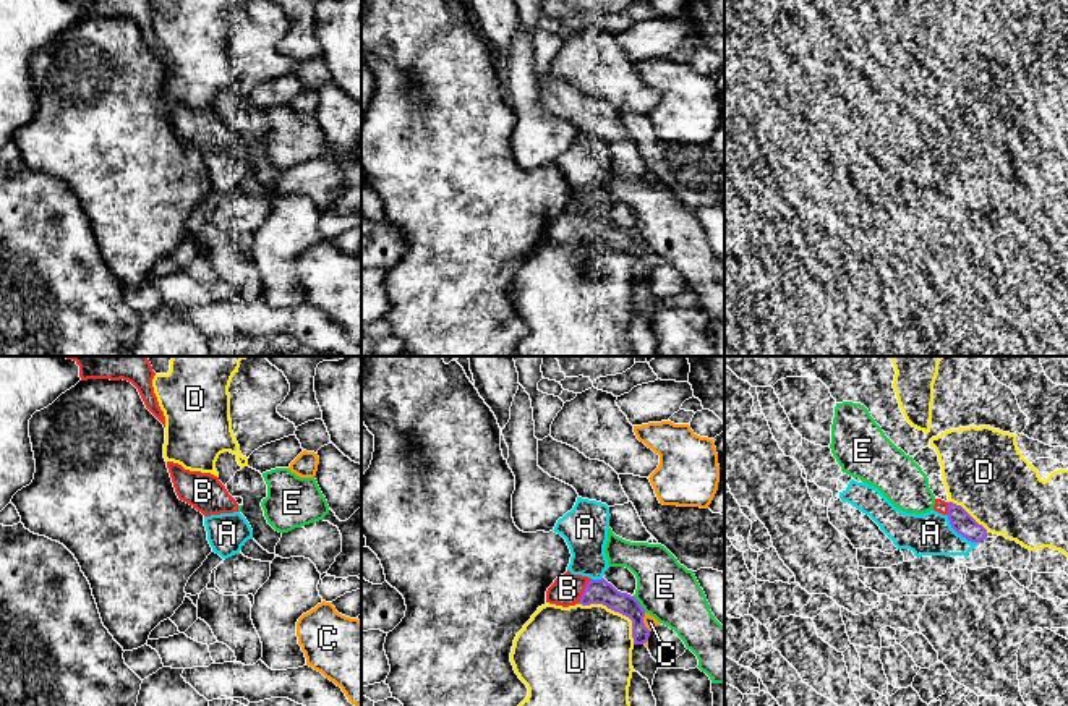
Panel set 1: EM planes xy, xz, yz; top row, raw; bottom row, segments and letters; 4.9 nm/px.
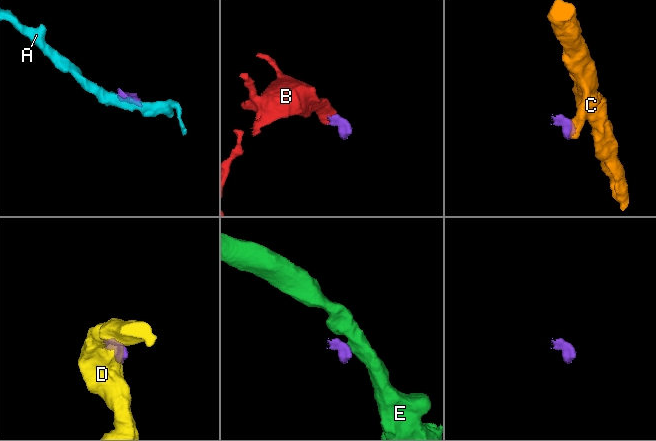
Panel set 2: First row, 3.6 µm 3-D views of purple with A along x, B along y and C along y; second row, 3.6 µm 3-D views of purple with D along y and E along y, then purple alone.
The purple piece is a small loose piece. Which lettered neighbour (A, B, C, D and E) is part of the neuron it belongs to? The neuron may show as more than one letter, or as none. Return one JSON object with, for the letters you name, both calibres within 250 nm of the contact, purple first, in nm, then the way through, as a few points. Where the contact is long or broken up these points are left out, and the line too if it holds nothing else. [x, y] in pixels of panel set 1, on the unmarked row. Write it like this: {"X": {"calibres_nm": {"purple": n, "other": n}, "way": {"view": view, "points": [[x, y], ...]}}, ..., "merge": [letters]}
{"B": {"calibres_nm": {"purple": 130, "other": 150}}, "merge": ["B"]}

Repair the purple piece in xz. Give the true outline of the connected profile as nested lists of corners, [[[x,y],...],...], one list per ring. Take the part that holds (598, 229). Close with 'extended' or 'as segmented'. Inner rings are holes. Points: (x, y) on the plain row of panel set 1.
[[[567,207],[548,225],[546,240],[562,245],[575,241],[603,241],[608,246],[629,254],[632,257],[634,275],[632,304],[648,317],[651,325],[658,300],[651,295],[648,285],[645,283],[650,267],[643,261],[645,248],[634,233],[617,228],[604,215],[592,217],[588,214],[572,212]]] | extended

